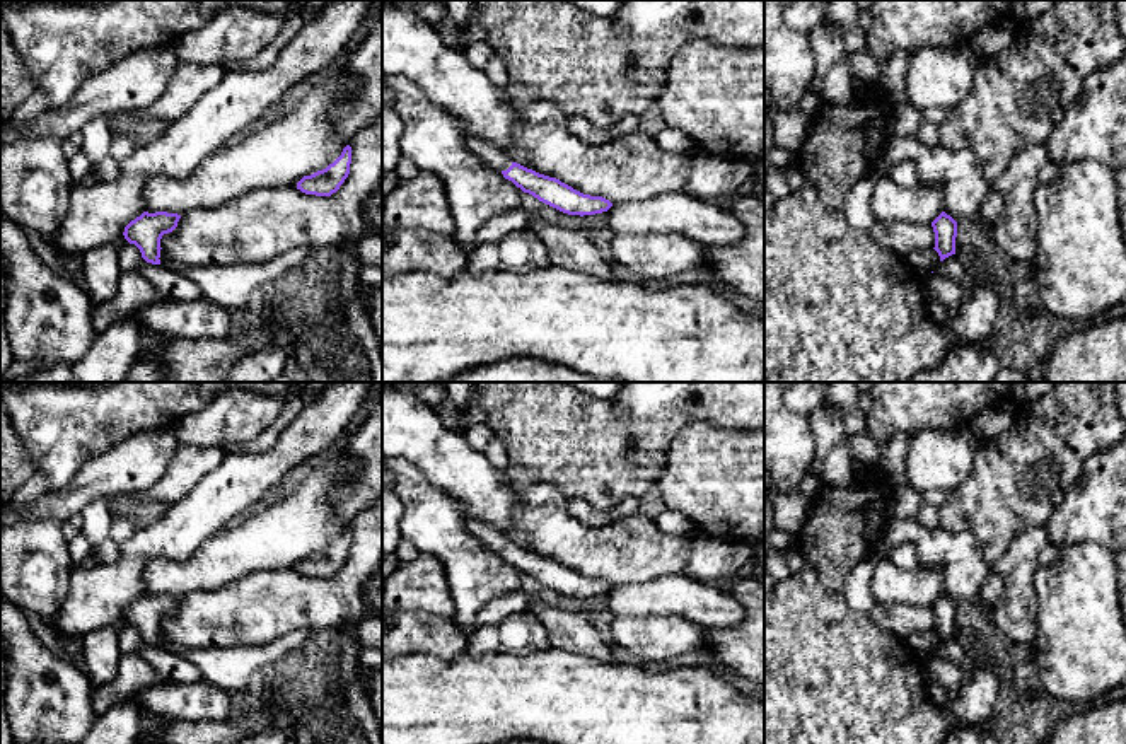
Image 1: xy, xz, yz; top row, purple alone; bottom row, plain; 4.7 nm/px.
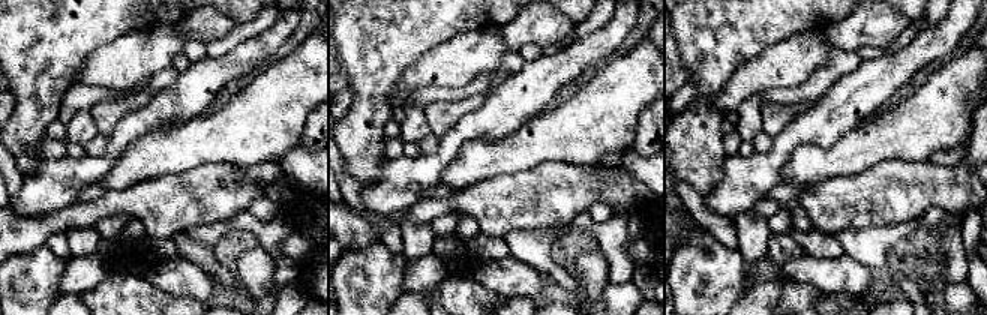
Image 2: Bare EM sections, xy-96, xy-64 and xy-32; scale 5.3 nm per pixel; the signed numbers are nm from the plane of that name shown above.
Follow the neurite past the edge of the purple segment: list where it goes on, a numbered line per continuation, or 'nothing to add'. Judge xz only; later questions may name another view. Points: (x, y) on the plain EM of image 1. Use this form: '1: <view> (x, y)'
1: xz (483, 531)

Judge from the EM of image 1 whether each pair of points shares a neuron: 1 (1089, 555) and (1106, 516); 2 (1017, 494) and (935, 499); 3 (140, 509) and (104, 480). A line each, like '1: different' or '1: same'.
1: different
2: different
3: different

